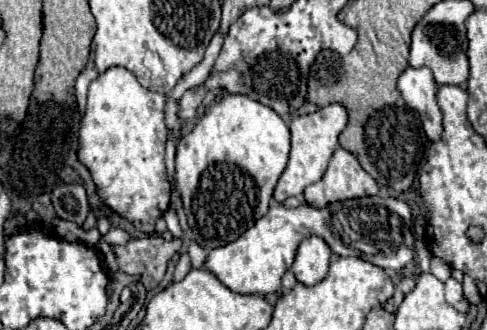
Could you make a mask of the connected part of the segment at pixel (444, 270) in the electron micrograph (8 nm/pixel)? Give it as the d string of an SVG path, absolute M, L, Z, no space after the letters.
M432 258L432 264L430 264L430 272L440 280L440 282L446 282L452 274L450 266L446 262L442 262L440 258Z

